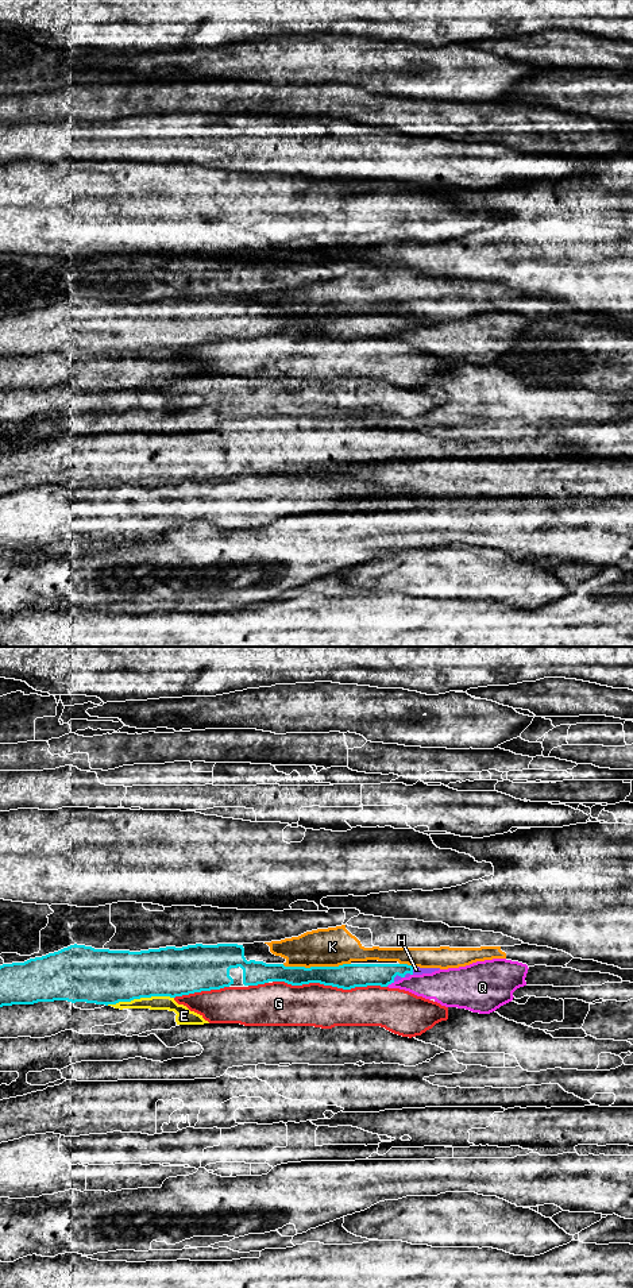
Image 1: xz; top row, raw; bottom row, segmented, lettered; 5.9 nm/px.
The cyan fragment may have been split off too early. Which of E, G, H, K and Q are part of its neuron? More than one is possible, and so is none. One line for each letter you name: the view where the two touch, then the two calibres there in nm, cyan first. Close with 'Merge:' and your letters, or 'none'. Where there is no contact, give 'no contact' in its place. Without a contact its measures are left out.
H: xz | 130/50 nm
Merge: H

